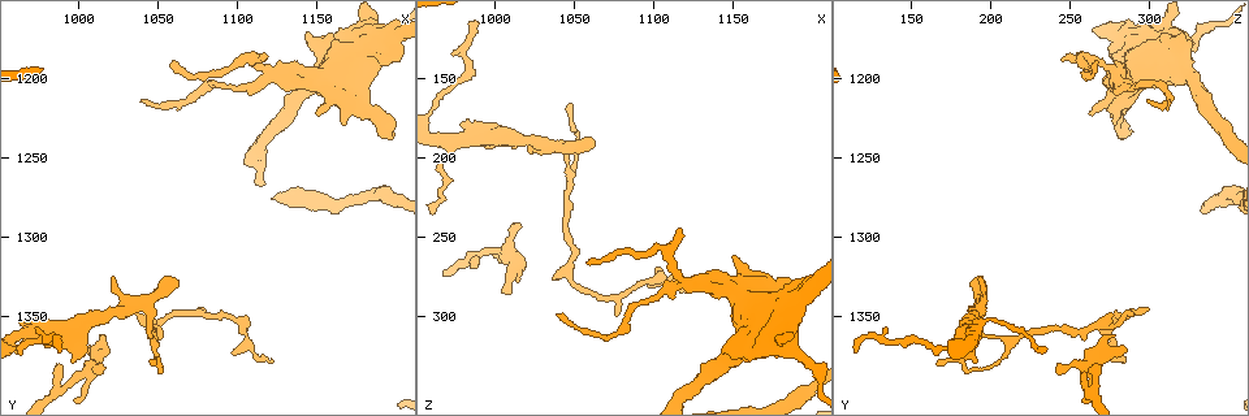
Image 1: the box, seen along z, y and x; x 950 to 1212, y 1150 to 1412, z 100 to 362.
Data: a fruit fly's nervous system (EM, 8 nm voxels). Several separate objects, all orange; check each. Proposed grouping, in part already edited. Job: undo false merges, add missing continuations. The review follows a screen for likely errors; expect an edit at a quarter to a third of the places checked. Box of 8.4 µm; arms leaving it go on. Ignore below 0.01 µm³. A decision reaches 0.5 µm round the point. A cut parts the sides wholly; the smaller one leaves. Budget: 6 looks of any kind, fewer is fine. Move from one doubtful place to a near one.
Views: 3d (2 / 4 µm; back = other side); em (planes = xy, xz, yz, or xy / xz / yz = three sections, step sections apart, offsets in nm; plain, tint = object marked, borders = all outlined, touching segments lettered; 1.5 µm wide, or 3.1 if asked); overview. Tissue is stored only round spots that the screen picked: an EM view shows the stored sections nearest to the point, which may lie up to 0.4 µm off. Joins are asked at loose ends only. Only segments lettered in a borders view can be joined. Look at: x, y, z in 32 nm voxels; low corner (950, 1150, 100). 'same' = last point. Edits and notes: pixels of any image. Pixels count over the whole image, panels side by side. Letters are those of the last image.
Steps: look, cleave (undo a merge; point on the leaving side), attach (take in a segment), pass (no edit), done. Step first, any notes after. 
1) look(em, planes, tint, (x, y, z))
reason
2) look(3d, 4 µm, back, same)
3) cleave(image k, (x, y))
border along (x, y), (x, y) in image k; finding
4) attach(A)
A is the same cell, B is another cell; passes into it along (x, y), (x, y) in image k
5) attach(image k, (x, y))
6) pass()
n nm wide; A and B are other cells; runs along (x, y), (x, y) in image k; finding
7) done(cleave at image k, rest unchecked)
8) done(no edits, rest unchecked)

look(3d, 4 µm, (1058, 1192, 266))
tapers out

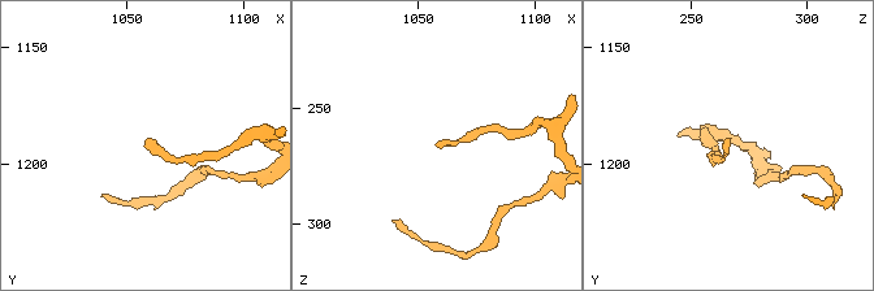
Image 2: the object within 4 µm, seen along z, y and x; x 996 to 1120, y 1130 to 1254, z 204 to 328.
look(em, xy, step 4, borders, (1057, 1191, 266))

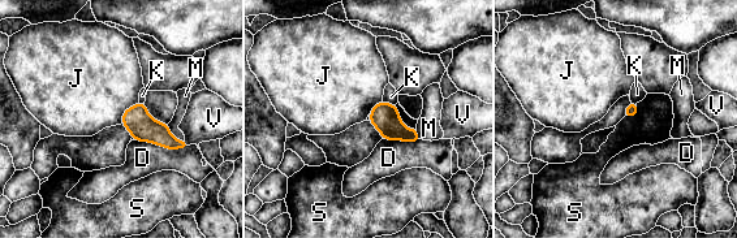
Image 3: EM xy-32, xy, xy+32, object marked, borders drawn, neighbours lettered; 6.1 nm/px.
pass()
70 nm wide; D, J, K, M, S and V are other cells; border along (138, 102), (124, 112), (121, 122) in image 3; no lettered segment goes on from it

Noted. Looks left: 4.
look(3d, 4 µm, (1144, 1172, 320))
an open end

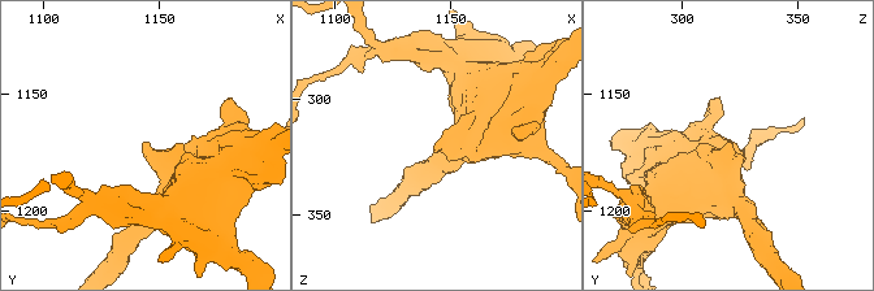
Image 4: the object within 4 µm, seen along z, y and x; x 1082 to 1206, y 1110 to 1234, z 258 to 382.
look(em, xy, step 4, borders, (1145, 1171, 320))
need the tissue

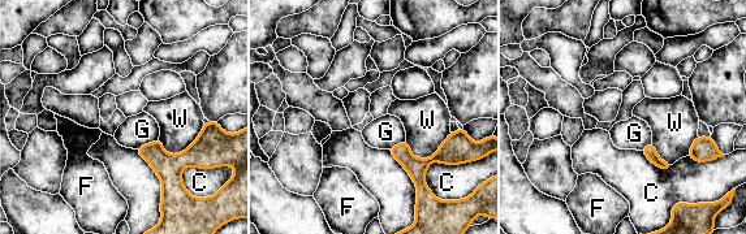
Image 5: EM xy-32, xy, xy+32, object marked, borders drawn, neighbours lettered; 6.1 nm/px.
look(em, planes, borders, same)

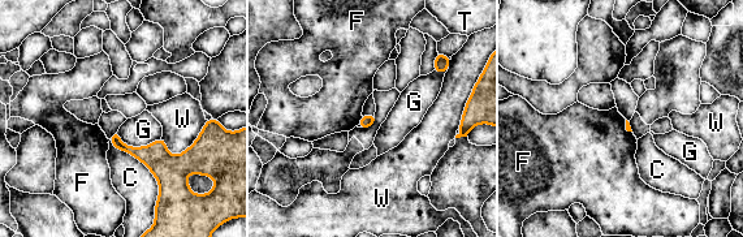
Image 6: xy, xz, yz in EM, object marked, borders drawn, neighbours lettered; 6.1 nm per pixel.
pass()
C, F, G, T and W are other cells; runs along (115, 138), (159, 160), (193, 150) in image 6; no lettered segment goes on from it

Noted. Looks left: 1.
done(no edits, rest unchecked)

